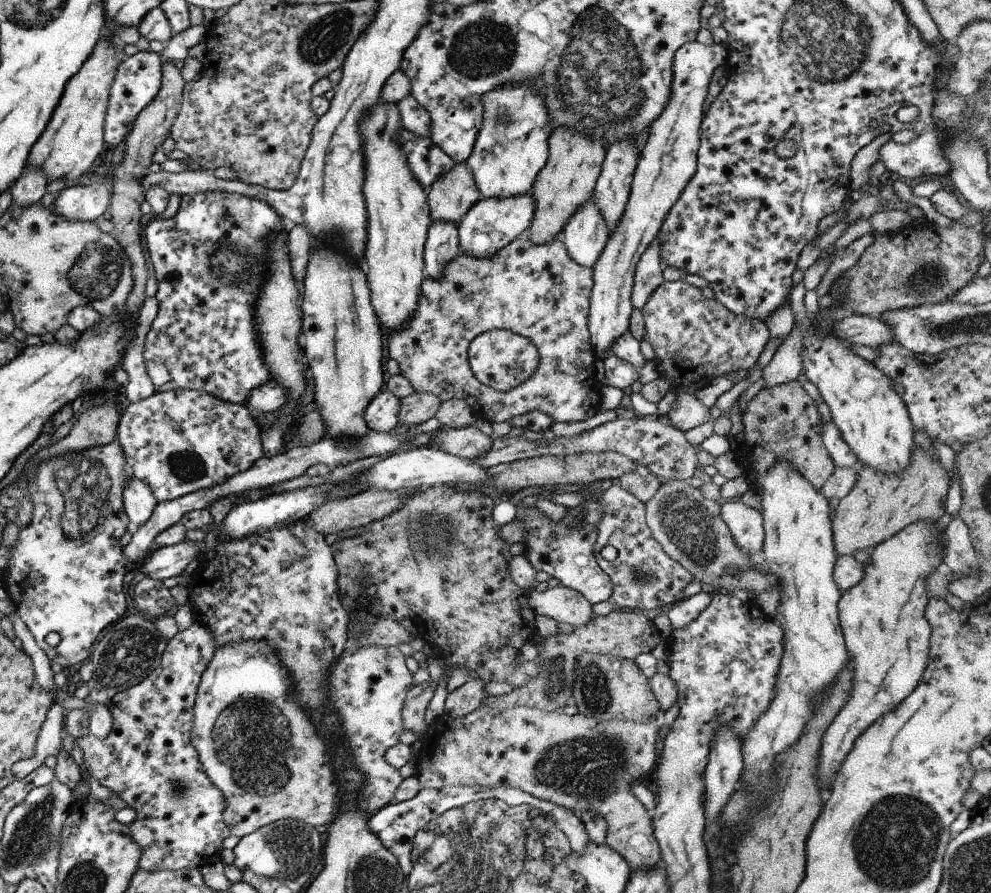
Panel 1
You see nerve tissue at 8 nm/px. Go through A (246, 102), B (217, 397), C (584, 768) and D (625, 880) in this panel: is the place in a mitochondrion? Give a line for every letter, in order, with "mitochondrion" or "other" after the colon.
A: other
B: other
C: mitochondrion
D: other

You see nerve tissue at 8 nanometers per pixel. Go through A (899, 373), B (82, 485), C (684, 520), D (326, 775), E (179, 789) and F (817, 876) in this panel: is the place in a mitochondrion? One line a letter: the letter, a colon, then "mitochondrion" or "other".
A: other
B: mitochondrion
C: mitochondrion
D: other
E: mitochondrion
F: other

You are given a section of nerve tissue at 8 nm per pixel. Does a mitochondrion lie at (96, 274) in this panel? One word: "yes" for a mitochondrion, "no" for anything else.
yes

